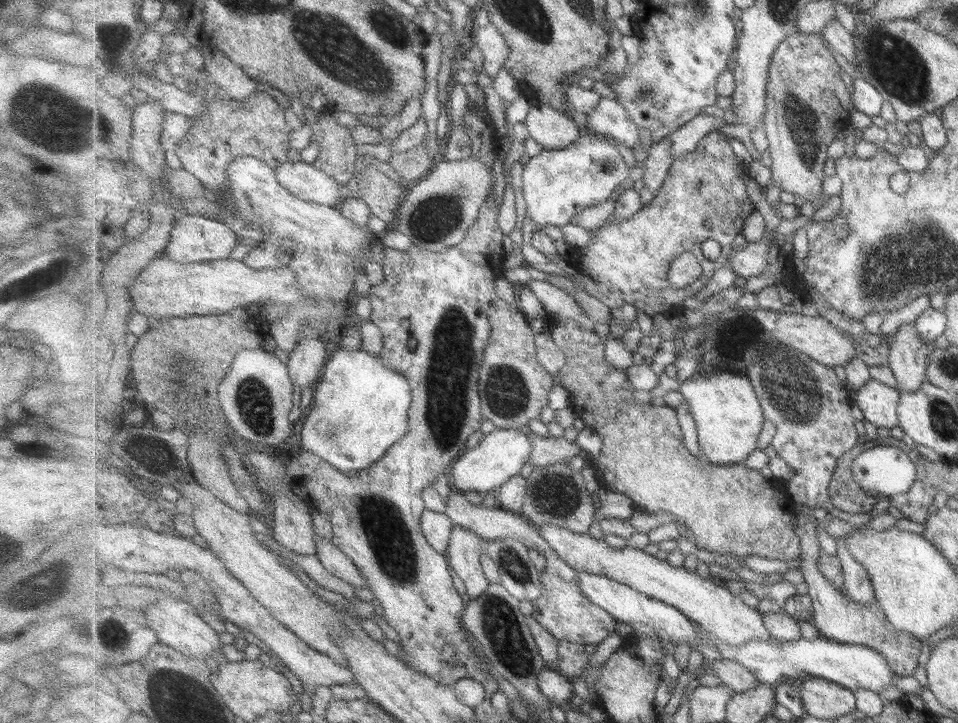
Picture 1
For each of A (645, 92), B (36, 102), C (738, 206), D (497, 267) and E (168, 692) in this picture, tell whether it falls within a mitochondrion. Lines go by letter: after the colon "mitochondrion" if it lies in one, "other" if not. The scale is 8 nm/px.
A: mitochondrion
B: mitochondrion
C: mitochondrion
D: other
E: mitochondrion

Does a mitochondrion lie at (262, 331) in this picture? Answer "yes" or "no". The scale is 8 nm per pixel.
no

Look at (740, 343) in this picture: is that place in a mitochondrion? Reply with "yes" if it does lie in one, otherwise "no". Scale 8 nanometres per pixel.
yes

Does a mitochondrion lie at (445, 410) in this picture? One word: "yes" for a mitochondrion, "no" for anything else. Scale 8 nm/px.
yes

